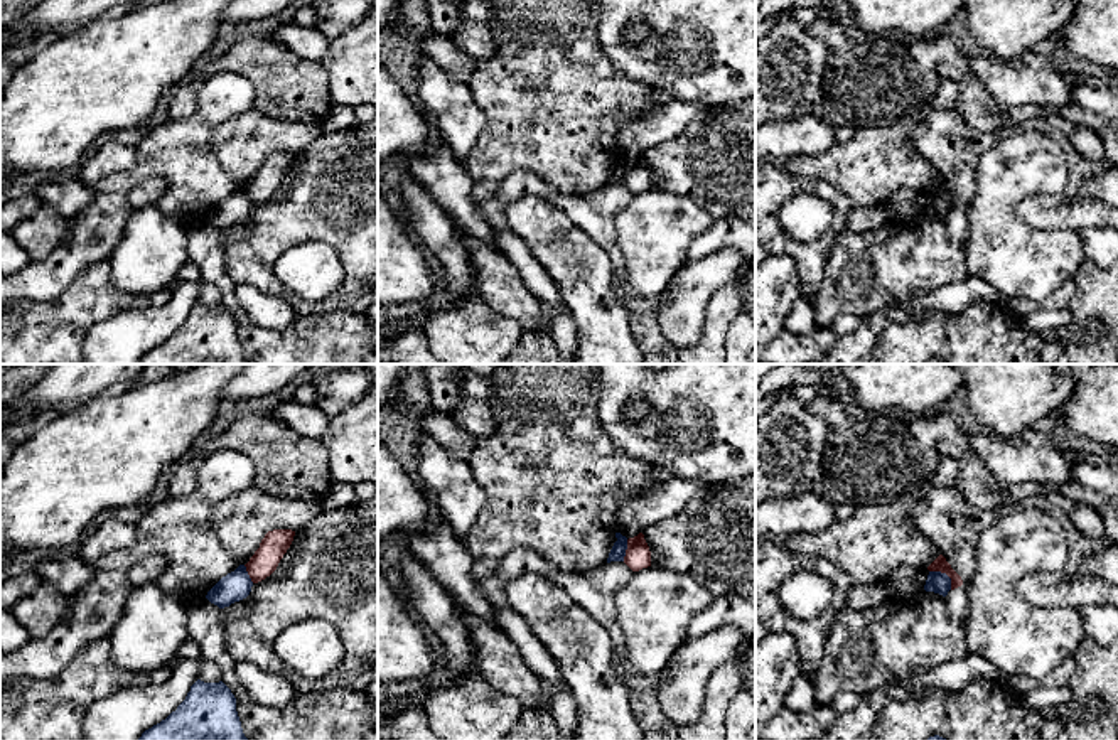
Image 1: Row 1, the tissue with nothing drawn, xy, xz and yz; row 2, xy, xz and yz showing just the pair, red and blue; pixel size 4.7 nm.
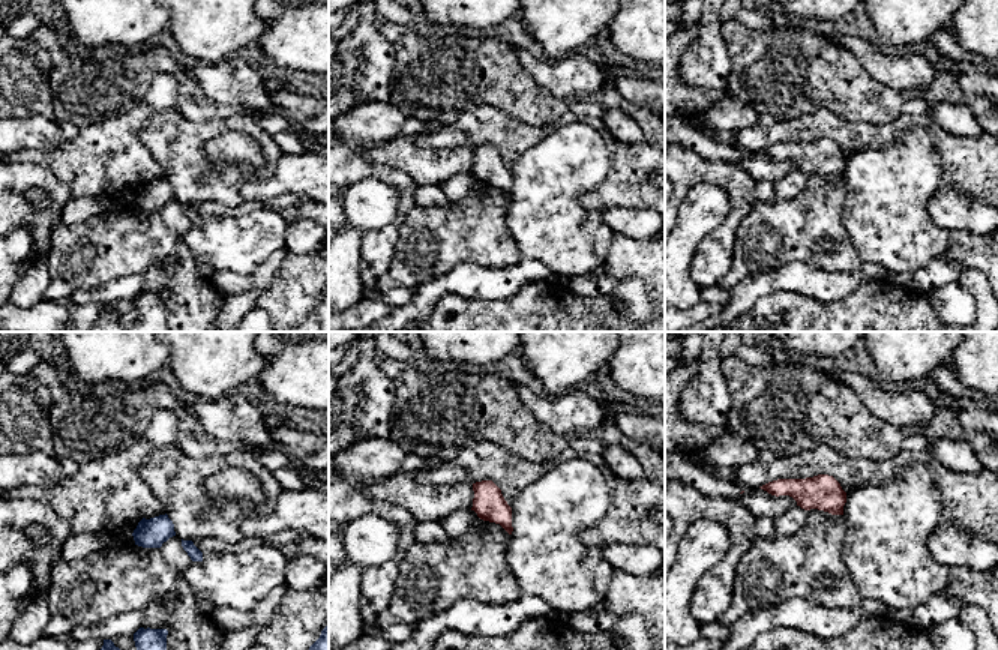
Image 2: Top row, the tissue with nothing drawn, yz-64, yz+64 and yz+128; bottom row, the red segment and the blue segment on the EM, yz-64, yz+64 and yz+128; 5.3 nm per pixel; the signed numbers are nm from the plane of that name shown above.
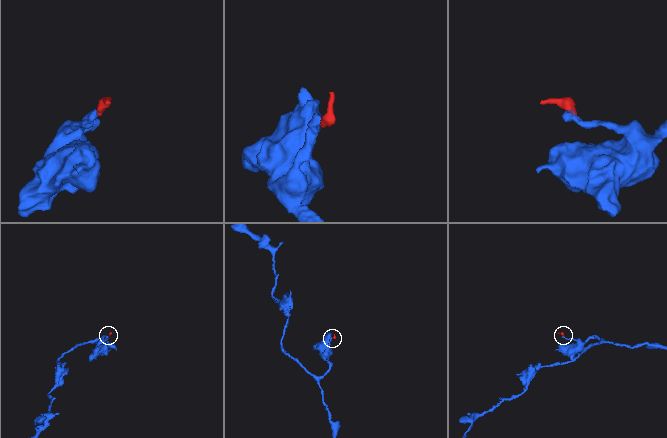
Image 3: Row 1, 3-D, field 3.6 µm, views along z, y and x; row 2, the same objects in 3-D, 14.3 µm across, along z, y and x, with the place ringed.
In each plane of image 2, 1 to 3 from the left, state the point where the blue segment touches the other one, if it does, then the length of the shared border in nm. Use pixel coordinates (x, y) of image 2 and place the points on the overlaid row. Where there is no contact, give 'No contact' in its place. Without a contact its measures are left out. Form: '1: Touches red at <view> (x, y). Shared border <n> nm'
1: No contact
2: No contact
3: No contact

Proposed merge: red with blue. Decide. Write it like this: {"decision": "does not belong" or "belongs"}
{"decision": "does not belong"}

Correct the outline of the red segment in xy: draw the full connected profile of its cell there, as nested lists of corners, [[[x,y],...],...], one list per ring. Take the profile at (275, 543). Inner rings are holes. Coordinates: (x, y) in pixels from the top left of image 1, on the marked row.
[[[273,529],[265,534],[260,548],[245,565],[253,583],[270,576],[293,541],[295,531]]]

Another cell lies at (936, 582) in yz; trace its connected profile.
[[[929,571],[924,590],[946,597],[951,590],[951,578],[941,571]]]

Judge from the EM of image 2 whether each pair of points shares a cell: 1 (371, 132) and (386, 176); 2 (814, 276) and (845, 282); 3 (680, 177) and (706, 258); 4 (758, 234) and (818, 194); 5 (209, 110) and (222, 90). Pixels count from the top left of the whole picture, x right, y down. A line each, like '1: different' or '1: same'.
1: different
2: same
3: same
4: same
5: different

